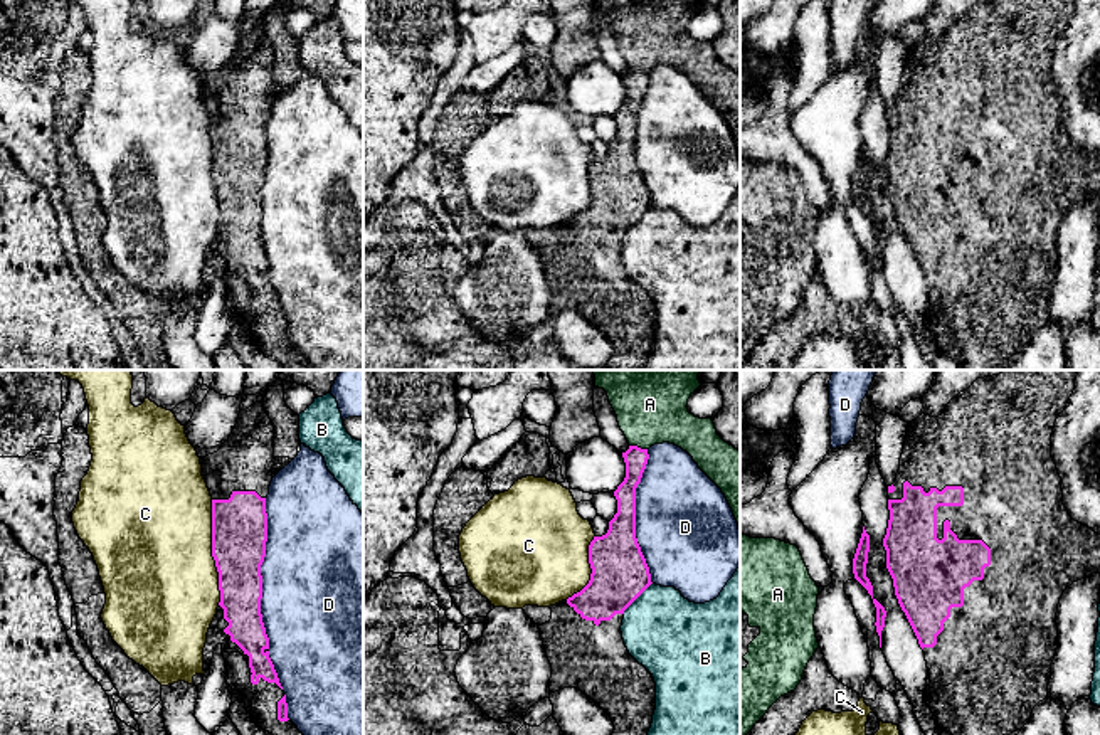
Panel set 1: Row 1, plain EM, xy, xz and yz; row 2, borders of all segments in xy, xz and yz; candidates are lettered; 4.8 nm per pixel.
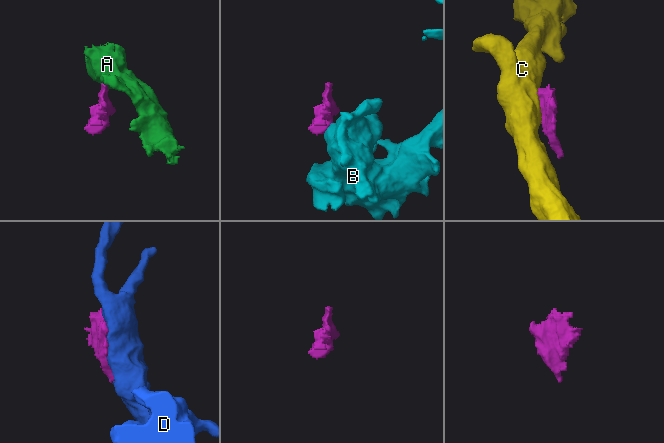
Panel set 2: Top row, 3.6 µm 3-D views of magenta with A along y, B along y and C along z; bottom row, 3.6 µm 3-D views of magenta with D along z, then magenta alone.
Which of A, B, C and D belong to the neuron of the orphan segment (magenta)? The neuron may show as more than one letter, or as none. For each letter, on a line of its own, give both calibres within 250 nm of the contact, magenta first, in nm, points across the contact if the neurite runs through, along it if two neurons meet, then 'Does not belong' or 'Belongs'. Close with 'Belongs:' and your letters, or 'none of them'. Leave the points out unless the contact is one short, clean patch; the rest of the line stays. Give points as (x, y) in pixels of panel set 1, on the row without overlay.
A: Thickness 110 nm (magenta) against 320 nm. Boundary: xz (629, 68), (646, 73). Does not belong
B: Thickness 280 nm (magenta) against 380 nm. Boundary: xz (651, 206), (623, 236). Does not belong
C: Thickness 280 nm (magenta) against 500 nm. Does not belong
D: Thickness 280 nm (magenta) against 480 nm. Does not belong
Belongs: none of them

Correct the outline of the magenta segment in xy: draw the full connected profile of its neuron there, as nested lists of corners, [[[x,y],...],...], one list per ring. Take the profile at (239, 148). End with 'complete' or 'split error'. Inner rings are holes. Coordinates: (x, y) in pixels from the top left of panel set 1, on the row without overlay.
[[[261,25],[241,34],[222,71],[200,82],[212,119],[212,180],[220,214],[204,271],[204,294],[210,293],[219,267],[225,286],[232,276],[241,276],[252,296],[241,320],[254,346],[284,370],[308,370],[288,341],[286,318],[269,281],[261,237],[266,121],[274,84],[274,49]]]; split error

